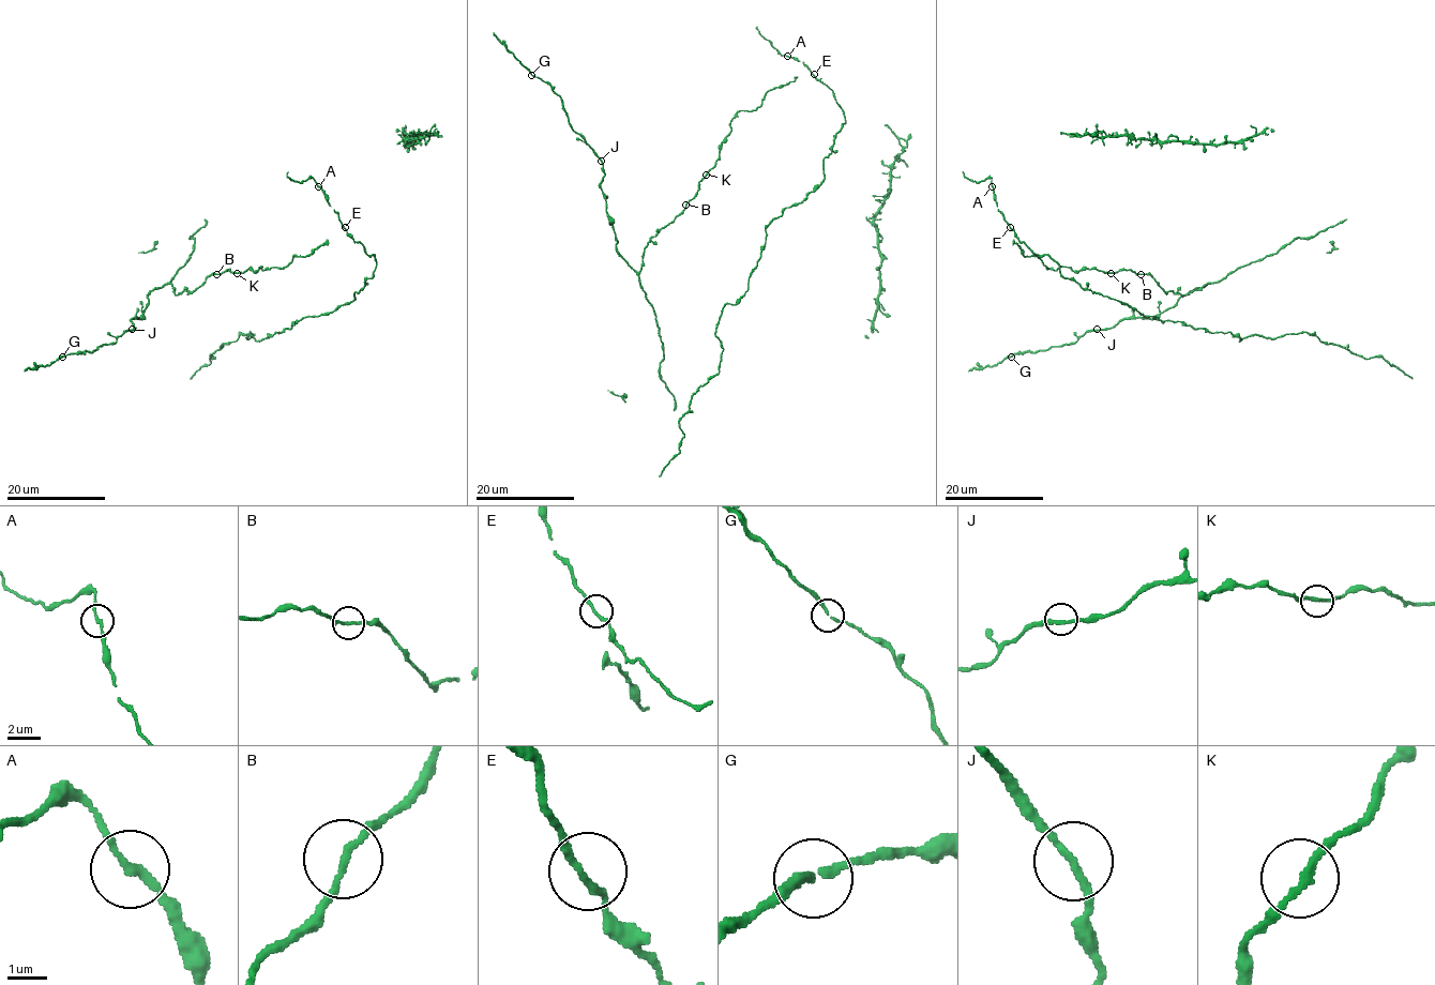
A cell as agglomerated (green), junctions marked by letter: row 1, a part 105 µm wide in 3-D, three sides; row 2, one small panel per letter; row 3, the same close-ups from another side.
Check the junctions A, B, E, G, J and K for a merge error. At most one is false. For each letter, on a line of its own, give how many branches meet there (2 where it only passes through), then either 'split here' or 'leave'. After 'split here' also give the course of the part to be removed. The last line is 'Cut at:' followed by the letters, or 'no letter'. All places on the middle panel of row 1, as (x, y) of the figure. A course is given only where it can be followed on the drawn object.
A: branches 2; leave
B: branches 2; leave
E: branches 2; leave
G: branches 2; leave
J: branches 2; leave
K: branches 2; leave
Cut at: no letter

